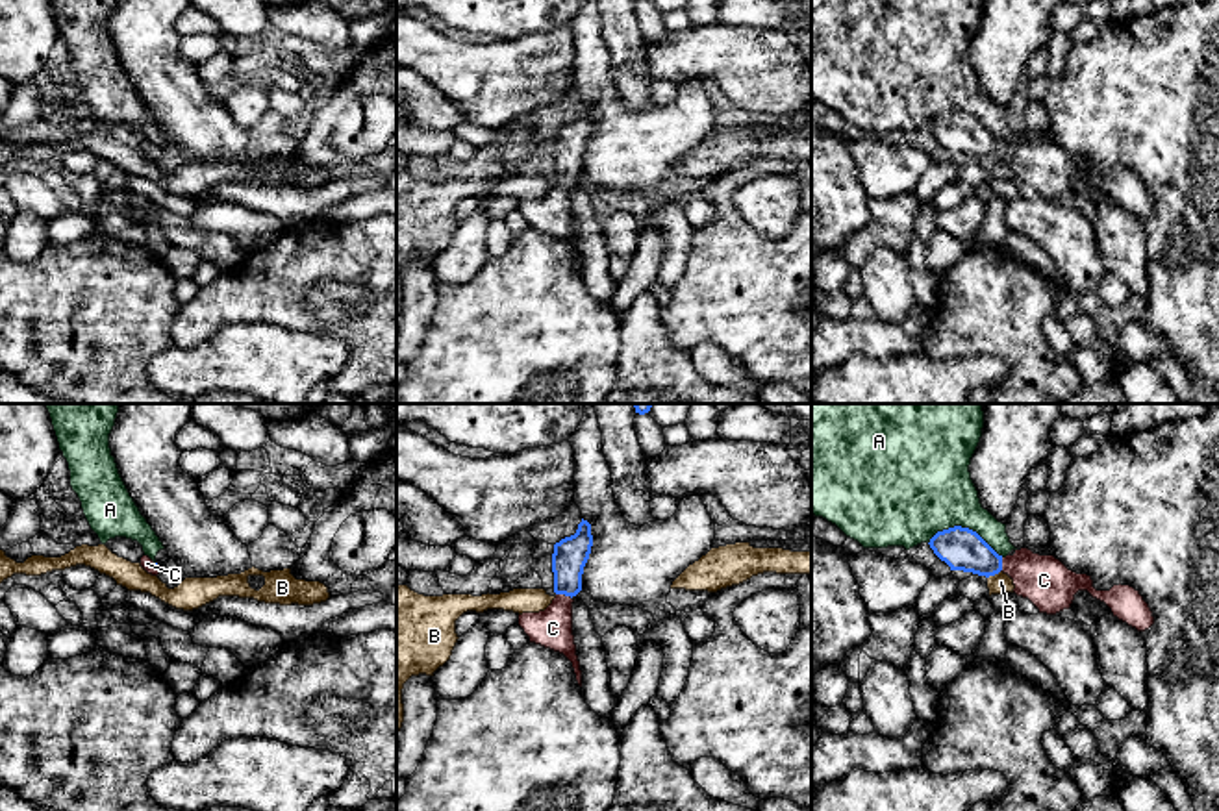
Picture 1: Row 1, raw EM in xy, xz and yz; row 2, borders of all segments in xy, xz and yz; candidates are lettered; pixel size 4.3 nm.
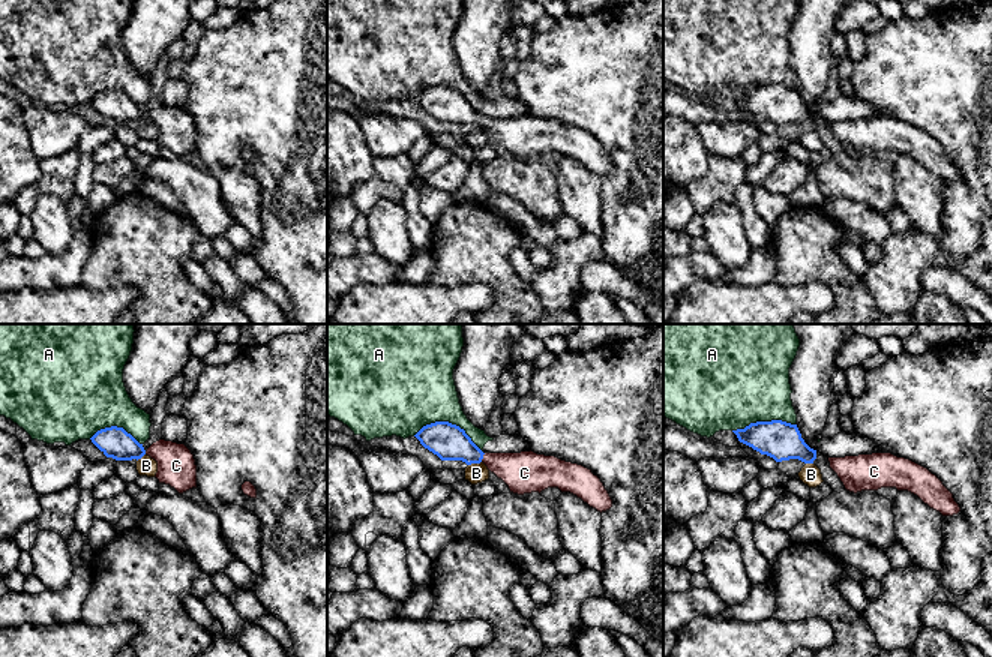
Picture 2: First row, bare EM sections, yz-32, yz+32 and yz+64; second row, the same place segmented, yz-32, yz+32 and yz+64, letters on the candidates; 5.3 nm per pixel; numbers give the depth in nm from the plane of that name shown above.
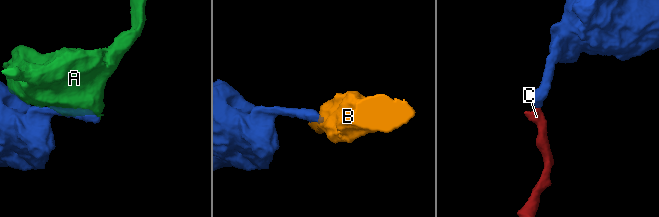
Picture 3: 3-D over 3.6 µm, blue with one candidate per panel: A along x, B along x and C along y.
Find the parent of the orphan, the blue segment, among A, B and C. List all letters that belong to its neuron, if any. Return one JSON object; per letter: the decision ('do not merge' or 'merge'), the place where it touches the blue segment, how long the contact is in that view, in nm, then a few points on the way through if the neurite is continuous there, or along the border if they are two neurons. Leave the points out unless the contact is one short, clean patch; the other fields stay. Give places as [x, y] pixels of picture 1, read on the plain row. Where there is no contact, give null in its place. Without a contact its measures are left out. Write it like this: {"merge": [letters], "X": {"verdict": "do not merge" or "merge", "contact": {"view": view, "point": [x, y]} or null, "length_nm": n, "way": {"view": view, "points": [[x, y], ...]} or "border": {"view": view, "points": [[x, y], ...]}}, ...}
{"merge": ["C"], "A": {"verdict": "do not merge", "contact": {"view": "yz", "point": [966, 113]}, "length_nm": 340}, "B": {"verdict": "do not merge", "contact": {"view": "yz", "point": [993, 160]}, "length_nm": 70, "border": {"view": "yz", "points": [[999, 156], [988, 163]]}}, "C": {"verdict": "merge", "contact": {"view": "xz", "point": [564, 178]}, "length_nm": 80, "way": {"view": "xz", "points": [[571, 139], [564, 178], [564, 187], [552, 213]]}}}

